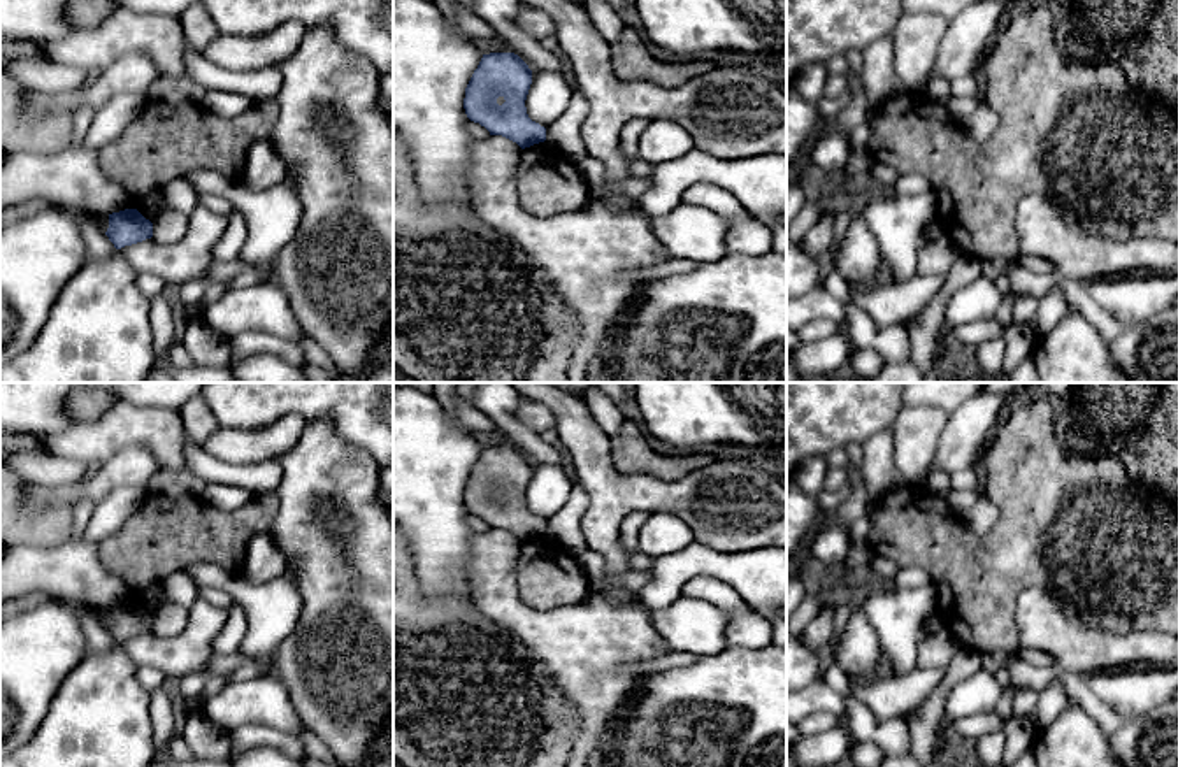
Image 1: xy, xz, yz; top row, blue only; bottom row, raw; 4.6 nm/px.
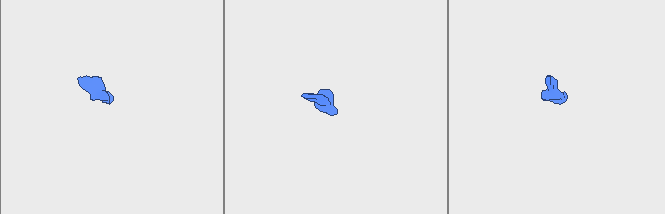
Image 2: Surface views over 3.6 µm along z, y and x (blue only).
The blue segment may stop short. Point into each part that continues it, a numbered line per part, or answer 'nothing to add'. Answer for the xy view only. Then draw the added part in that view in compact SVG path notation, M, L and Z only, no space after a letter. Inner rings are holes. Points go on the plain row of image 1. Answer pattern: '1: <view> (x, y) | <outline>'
nothing to add

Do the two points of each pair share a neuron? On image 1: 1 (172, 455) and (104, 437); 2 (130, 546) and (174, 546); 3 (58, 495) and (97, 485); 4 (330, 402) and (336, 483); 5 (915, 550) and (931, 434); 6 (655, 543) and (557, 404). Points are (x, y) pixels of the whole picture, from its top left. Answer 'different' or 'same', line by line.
1: same
2: same
3: same
4: different
5: different
6: different

